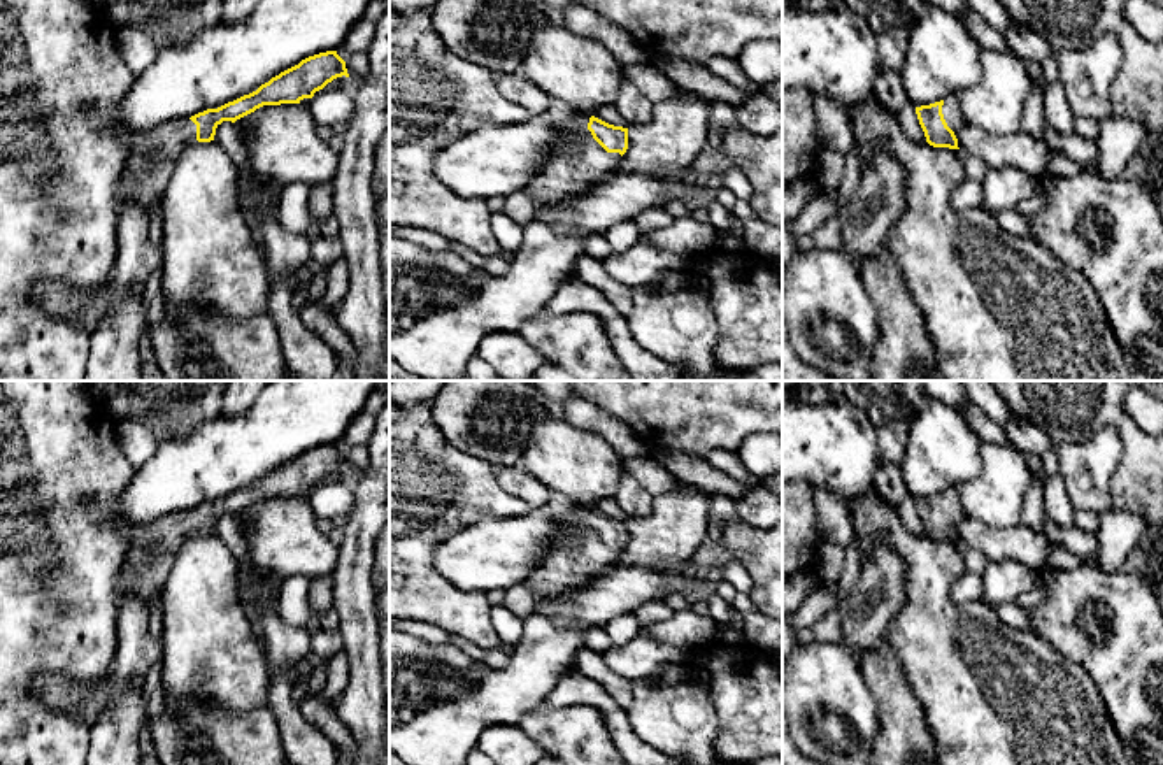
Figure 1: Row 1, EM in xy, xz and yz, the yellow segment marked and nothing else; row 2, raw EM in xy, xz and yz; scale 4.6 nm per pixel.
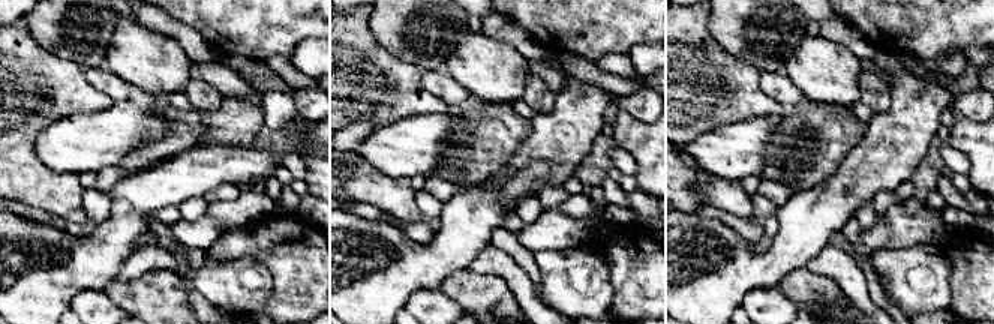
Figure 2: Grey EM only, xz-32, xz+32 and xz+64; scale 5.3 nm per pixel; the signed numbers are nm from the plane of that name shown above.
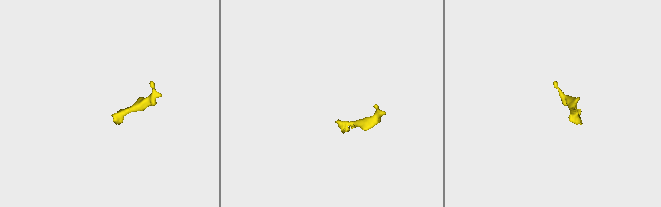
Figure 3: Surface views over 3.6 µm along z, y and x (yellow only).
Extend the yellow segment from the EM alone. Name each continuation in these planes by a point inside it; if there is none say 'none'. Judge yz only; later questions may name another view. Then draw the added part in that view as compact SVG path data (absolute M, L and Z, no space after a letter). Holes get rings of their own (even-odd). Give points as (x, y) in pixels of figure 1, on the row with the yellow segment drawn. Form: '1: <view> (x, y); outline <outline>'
1: yz (951, 111); outline M947 97L942 105L942 114L947 126L956 133L963 125L965 119L961 116L961 109L958 105L956 97Z

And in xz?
1: xz (577, 162); outline M575 112L554 123L561 140L535 177L524 186L535 207L553 205L582 193L619 165L621 154L607 153L593 139L588 130L589 118Z

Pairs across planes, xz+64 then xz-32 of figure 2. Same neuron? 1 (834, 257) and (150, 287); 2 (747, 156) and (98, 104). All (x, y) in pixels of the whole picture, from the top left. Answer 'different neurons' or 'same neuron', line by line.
1: different neurons
2: different neurons

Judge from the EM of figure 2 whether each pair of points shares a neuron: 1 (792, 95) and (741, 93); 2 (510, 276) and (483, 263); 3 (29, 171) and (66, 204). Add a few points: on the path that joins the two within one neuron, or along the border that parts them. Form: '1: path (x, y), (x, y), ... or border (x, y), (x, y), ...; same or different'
1: border (760, 72), (760, 89), (787, 110); different
2: path (504, 270), (496, 263), (489, 263); same
3: path (38, 180), (57, 195); same

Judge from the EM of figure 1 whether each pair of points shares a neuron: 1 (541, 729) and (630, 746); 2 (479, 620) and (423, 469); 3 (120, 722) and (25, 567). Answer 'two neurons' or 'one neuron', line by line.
1: two neurons
2: one neuron
3: two neurons

